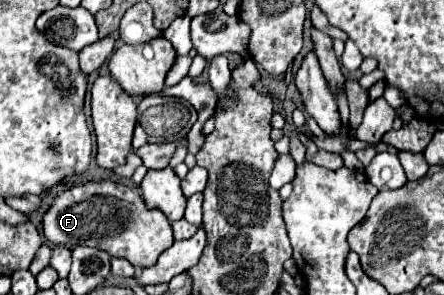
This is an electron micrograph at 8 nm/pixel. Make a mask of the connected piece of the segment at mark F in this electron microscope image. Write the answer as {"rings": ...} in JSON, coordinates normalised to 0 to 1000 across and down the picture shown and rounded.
{"rings":[[[200,614],[200,620],[160,634],[155,647],[137,654],[97,736],[97,790],[101,790],[106,817],[115,817],[124,831],[146,831],[155,844],[164,844],[173,824],[218,837],[218,844],[241,851],[250,871],[286,878],[295,898],[304,898],[313,912],[349,898],[363,851],[385,837],[390,817],[394,817],[385,756],[363,722],[363,708],[336,708],[327,675],[304,641],[295,641],[286,627],[273,627],[273,620],[255,620],[255,614]]]}

